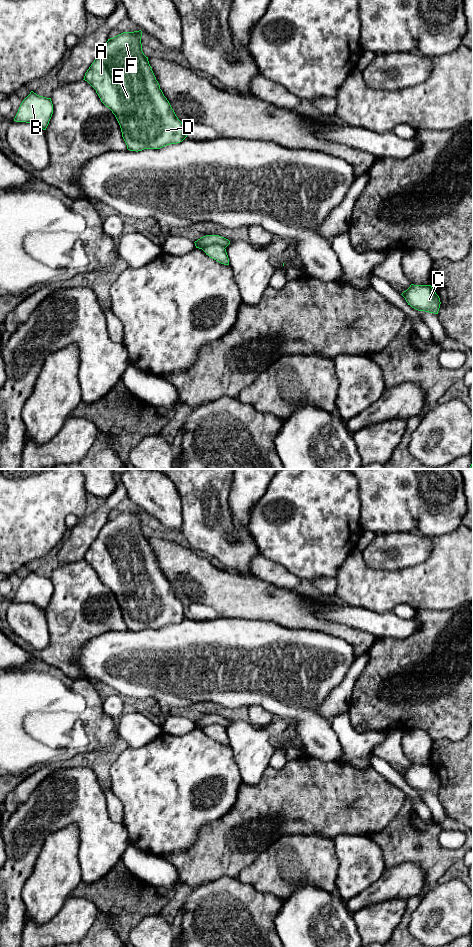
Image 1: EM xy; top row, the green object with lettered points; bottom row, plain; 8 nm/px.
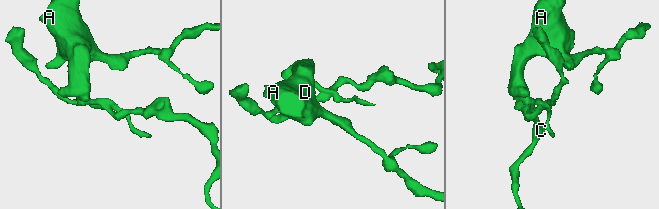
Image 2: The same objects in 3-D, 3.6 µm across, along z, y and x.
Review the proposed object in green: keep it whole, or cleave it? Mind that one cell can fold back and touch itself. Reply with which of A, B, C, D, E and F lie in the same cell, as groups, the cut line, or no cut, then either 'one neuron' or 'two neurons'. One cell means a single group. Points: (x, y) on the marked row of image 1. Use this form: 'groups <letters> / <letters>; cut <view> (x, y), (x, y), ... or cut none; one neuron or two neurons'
groups A D E F / B C; cut xy (196, 246), (219, 243), (224, 248); two neurons

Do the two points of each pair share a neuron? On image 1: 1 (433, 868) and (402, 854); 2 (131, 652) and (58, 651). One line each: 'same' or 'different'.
1: same
2: different

